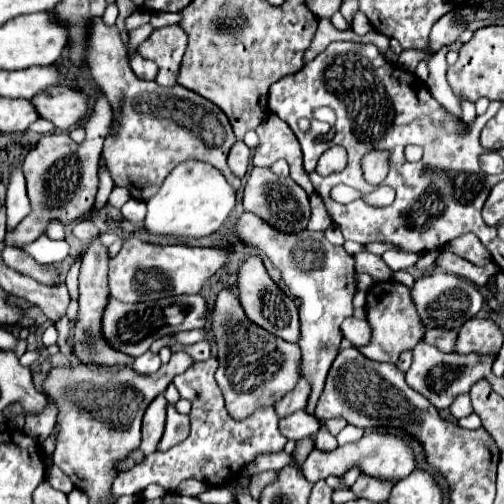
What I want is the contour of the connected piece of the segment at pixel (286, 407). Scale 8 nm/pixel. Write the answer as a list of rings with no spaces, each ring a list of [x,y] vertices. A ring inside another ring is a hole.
[[[300,371],[300,379],[298,379],[294,391],[290,391],[282,401],[278,401],[274,409],[280,417],[288,417],[290,413],[294,413],[298,409],[306,409],[308,397],[310,397],[310,383],[306,381],[306,377]]]

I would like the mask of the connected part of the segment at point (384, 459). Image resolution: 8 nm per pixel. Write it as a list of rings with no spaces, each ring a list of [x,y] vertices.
[[[366,433],[364,439],[360,439],[358,443],[350,443],[344,447],[338,447],[334,451],[318,451],[312,449],[310,455],[306,457],[306,461],[302,463],[300,471],[306,475],[306,479],[310,483],[316,483],[318,479],[326,479],[330,475],[344,475],[350,467],[358,465],[362,469],[362,473],[372,475],[372,477],[392,477],[392,479],[404,479],[408,477],[414,467],[416,467],[416,455],[412,451],[412,447],[402,439],[396,437],[394,433]]]

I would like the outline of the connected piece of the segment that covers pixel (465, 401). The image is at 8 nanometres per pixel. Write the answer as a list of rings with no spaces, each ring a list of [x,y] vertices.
[[[460,395],[454,403],[452,403],[452,407],[450,407],[450,411],[452,411],[452,415],[456,417],[456,419],[462,419],[462,417],[468,417],[472,411],[468,411],[468,407],[472,407],[470,405],[470,397],[468,395]]]

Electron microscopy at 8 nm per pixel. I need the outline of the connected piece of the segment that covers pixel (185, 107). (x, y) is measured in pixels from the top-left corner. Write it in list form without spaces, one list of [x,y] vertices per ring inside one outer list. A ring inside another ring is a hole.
[[[102,17],[90,19],[88,23],[86,57],[92,77],[102,87],[110,105],[116,107],[118,97],[124,97],[120,127],[114,135],[106,137],[102,151],[114,185],[126,187],[138,201],[148,201],[178,163],[200,159],[212,163],[234,187],[240,187],[240,181],[236,181],[238,177],[226,163],[228,151],[236,143],[236,137],[220,107],[182,85],[160,89],[156,81],[138,79],[128,65],[128,53],[120,39],[120,29],[116,25],[106,25]]]

